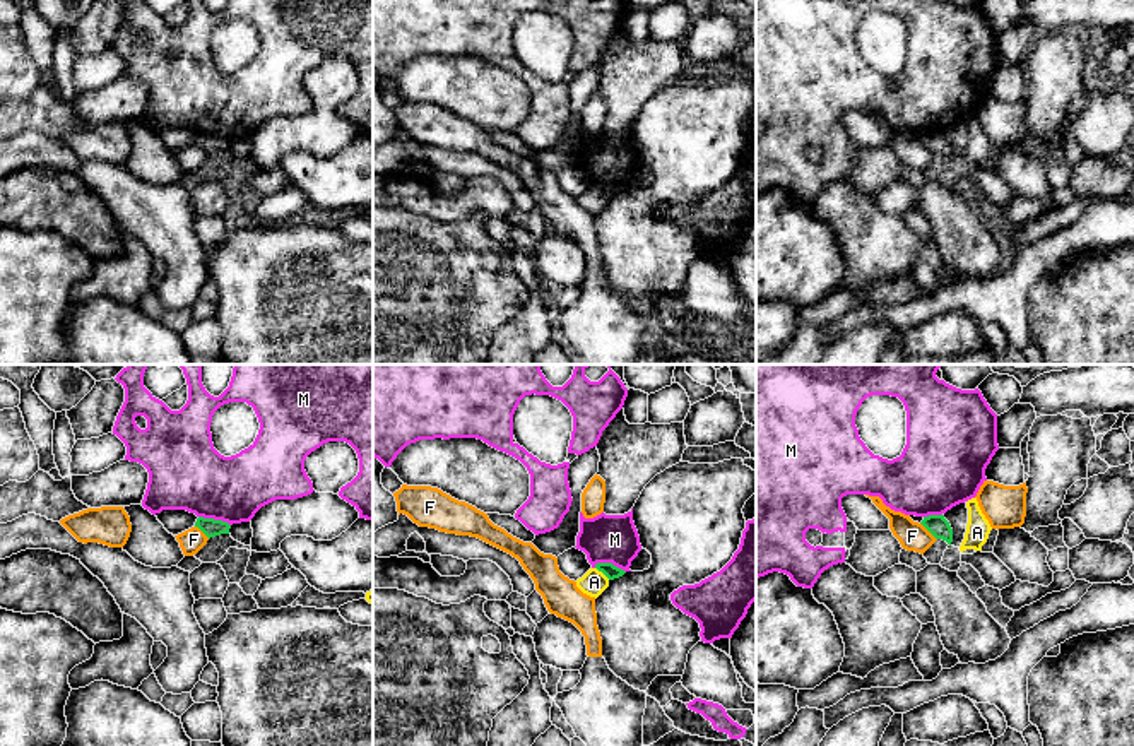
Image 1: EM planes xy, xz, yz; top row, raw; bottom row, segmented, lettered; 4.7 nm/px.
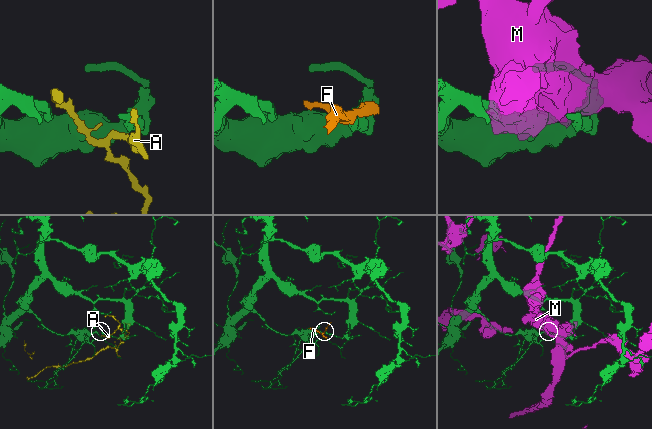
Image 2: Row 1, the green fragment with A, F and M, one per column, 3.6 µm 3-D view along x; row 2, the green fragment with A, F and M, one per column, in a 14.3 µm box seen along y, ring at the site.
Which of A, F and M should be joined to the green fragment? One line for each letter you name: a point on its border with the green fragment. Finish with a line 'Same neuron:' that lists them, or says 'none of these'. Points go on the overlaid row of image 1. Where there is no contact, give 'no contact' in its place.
Same neuron: none of these

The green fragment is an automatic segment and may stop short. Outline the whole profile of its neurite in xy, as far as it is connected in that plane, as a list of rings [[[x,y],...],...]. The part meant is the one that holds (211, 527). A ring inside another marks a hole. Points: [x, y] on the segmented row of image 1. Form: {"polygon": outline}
{"polygon": [[[204,517],[197,518],[195,527],[198,527],[209,539],[221,534],[229,534],[229,529],[231,529],[227,522],[204,518]]]}

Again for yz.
{"polygon": [[[929,515],[920,522],[936,539],[946,541],[949,546],[953,542],[953,529],[944,515]]]}

